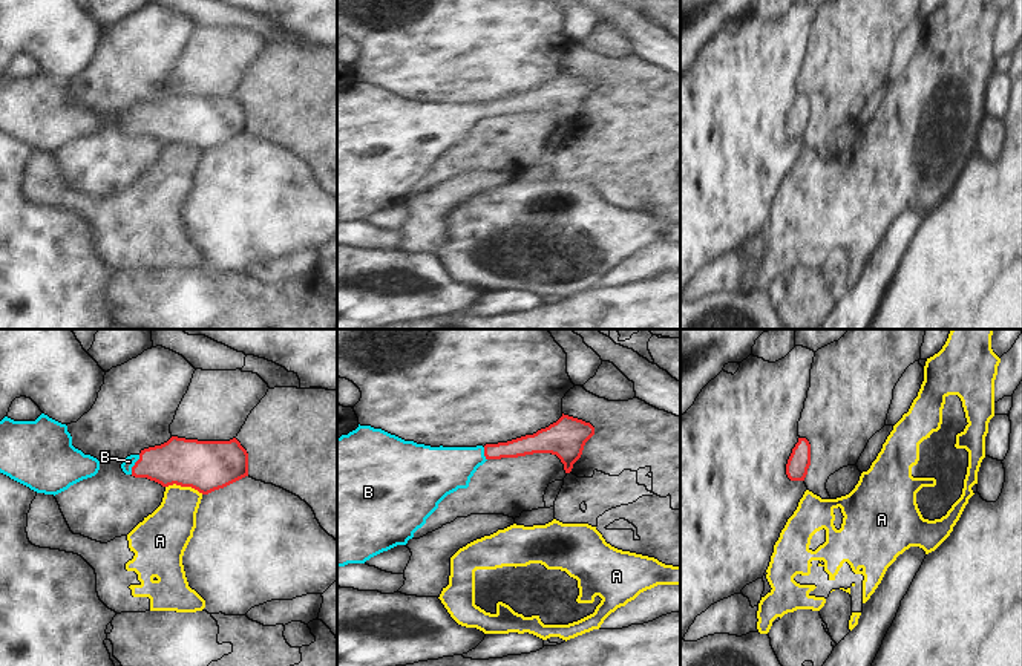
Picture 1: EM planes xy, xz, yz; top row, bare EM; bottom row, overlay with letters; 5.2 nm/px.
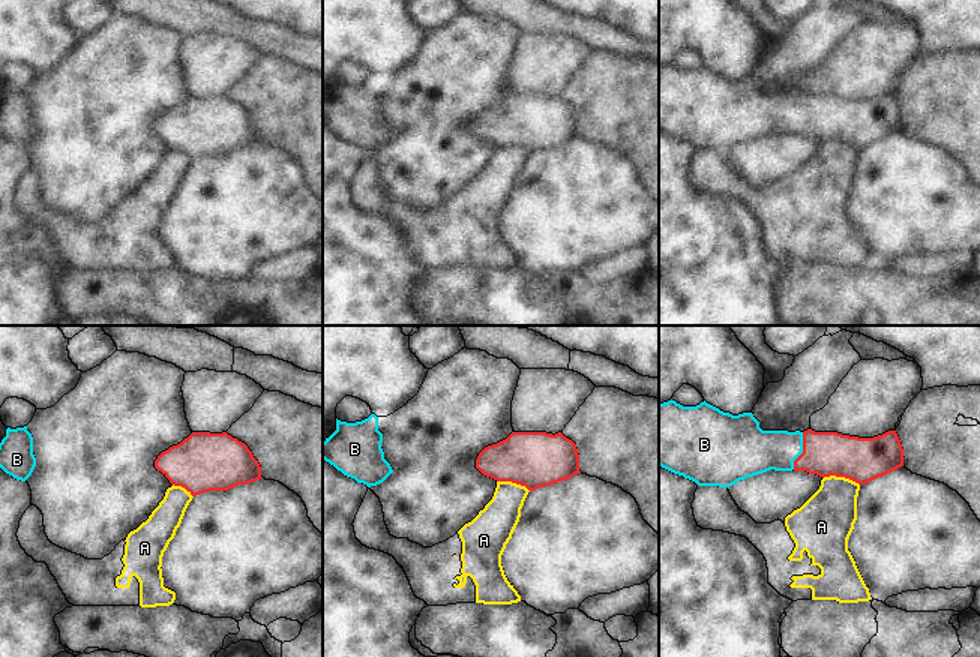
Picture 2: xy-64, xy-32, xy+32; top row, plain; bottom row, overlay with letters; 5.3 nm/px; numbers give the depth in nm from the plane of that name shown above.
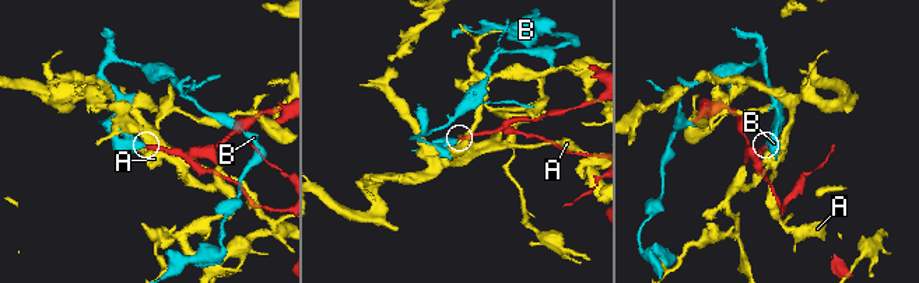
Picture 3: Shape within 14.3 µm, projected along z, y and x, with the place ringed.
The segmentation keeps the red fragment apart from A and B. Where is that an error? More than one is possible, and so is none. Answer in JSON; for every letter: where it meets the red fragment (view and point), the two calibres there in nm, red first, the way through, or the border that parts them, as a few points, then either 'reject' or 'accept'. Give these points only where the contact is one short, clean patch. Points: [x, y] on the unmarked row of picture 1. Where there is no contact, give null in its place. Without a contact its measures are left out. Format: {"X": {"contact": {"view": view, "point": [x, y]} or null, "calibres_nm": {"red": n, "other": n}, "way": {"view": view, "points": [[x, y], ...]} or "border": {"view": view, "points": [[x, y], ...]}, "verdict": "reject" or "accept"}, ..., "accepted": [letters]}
{"A": {"contact": {"view": "xy", "point": [184, 143]}, "calibres_nm": {"red": 280, "other": 240}, "verdict": "reject"}, "B": {"contact": {"view": "xy", "point": [135, 121]}, "calibres_nm": {"red": 240, "other": 60}, "way": {"view": "xy", "points": [[180, 118], [135, 121], [129, 118]]}, "verdict": "accept"}, "accepted": ["B"]}

